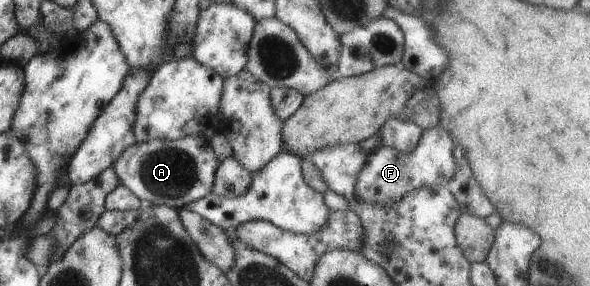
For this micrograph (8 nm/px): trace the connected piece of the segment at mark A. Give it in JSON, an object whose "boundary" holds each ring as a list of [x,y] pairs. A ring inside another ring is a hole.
{"boundary":[[[187,136],[178,140],[135,142],[123,151],[113,166],[120,183],[145,204],[178,210],[212,191],[220,162],[207,138]]]}

